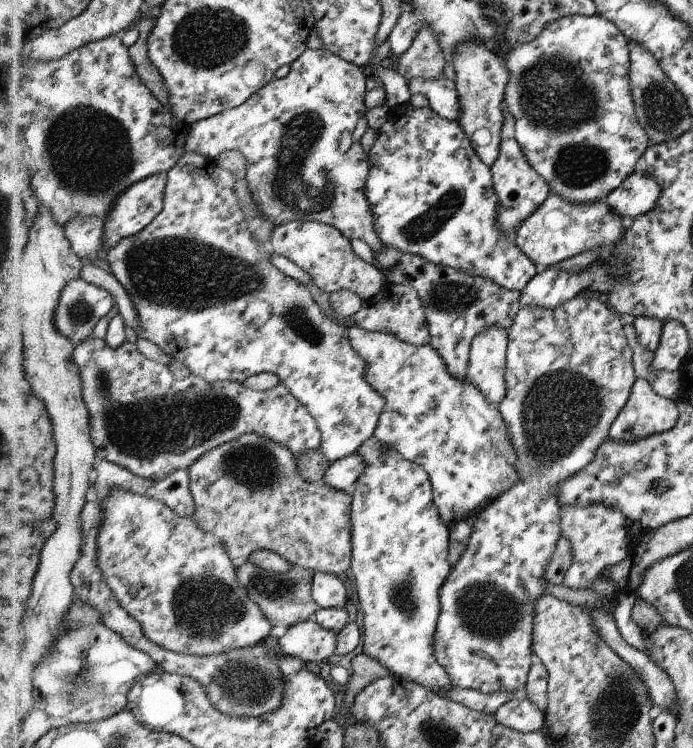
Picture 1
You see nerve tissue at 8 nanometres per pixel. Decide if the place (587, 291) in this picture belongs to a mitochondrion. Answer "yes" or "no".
no

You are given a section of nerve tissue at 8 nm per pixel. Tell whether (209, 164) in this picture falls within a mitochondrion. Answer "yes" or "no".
no

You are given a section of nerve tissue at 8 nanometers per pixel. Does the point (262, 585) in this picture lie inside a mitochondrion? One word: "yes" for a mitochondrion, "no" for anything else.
yes

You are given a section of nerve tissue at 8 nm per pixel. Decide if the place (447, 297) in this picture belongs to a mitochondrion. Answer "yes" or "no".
yes

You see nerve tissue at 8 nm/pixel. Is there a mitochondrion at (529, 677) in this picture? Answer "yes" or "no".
no

